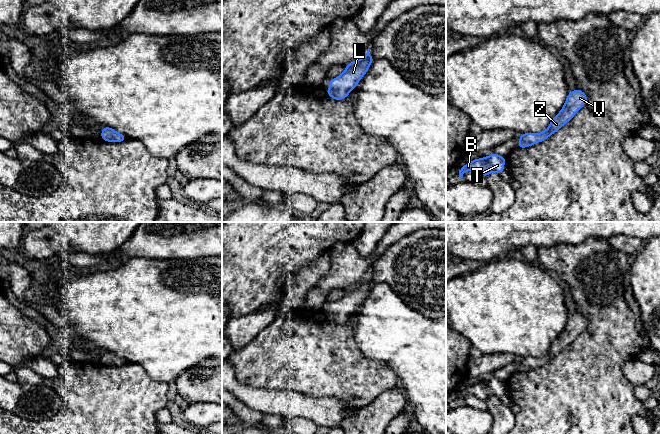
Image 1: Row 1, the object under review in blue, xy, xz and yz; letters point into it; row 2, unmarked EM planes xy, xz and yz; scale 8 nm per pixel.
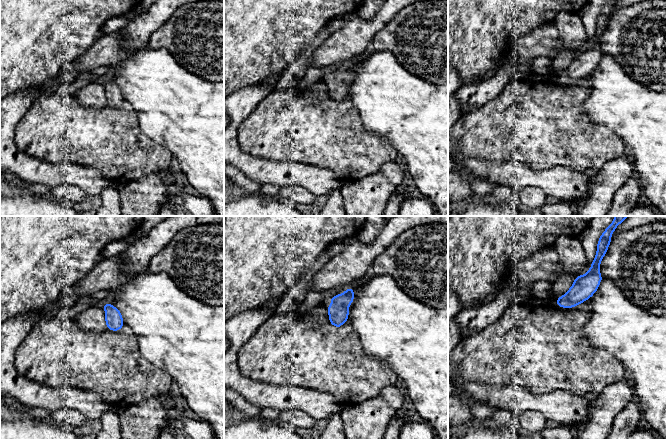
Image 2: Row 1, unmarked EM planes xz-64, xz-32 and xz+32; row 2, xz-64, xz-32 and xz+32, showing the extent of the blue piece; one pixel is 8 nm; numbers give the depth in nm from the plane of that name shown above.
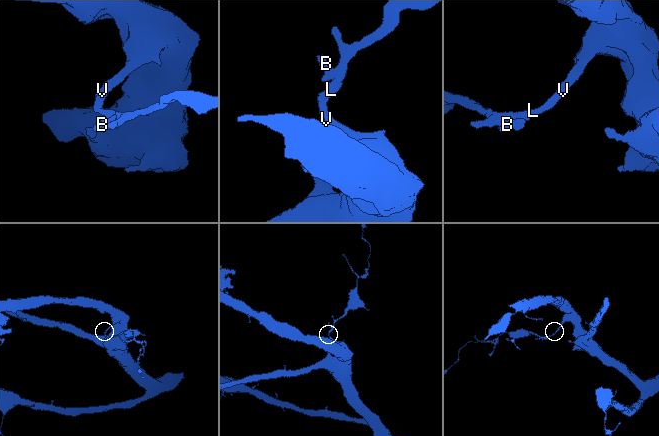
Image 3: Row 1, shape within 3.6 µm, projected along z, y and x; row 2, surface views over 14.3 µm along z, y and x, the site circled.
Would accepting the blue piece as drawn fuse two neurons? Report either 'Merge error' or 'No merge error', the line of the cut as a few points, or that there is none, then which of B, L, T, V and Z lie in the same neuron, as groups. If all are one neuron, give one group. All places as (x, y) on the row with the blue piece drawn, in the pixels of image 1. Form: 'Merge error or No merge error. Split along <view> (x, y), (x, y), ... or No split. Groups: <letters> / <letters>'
No merge error. No split. Groups: B L T V Z

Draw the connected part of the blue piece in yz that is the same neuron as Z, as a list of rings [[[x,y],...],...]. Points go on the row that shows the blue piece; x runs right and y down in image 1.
[[[575,89],[570,92],[566,98],[566,102],[560,112],[552,118],[548,128],[538,134],[526,133],[519,135],[520,140],[518,147],[526,148],[528,146],[542,142],[557,132],[563,125],[570,121],[573,116],[580,110],[580,108],[587,102],[587,95],[579,90]]]

